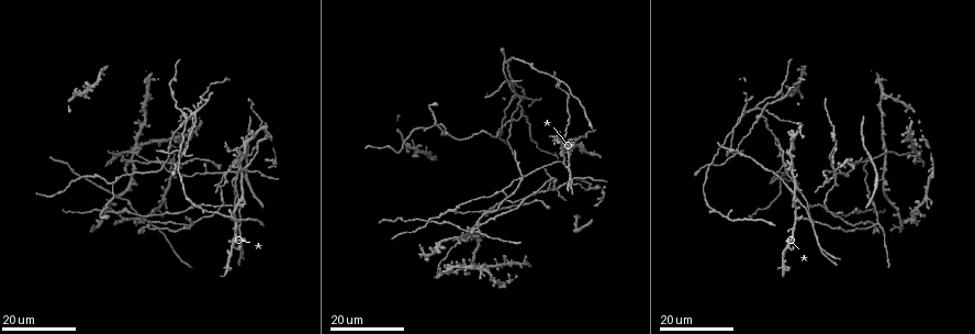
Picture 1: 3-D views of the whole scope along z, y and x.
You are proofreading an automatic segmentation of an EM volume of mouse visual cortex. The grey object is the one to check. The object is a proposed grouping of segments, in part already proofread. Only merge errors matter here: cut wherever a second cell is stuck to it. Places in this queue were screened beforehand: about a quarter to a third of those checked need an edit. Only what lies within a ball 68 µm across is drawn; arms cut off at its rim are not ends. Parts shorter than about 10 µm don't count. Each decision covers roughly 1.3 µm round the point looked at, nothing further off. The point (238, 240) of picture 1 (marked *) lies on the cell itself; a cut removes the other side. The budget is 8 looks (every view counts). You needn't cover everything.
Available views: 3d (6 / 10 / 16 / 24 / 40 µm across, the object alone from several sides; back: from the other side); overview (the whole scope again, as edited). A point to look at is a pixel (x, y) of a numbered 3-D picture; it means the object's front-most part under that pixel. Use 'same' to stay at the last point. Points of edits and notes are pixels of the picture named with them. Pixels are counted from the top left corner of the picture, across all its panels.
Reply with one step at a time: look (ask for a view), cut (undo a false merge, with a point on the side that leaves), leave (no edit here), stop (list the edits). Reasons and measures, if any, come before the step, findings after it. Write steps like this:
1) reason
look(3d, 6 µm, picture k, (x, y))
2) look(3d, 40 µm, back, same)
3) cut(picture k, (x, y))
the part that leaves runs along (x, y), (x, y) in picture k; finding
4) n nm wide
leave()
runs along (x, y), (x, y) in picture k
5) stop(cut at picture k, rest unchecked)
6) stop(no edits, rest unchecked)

two arms in line, one across
look(3d, 16 µm, picture 1, (809, 206))

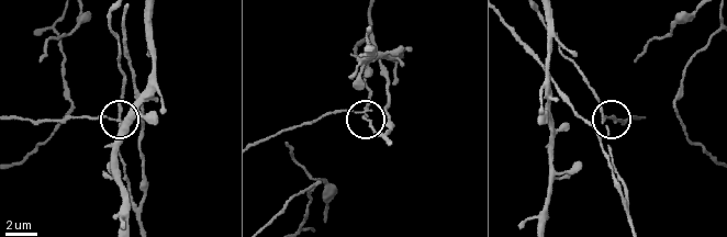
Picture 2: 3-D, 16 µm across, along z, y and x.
look(3d, 10 µm, picture 2, (113, 118))

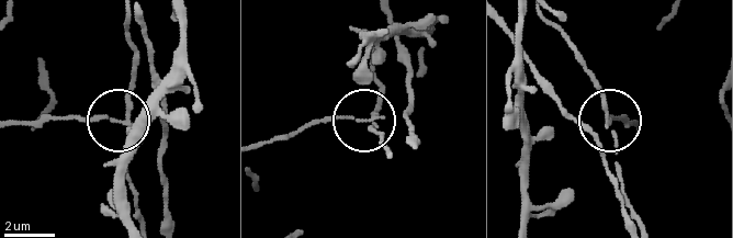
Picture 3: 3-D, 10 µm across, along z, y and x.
cut(picture 3, (88, 121))
the part that leaves runs along (123, 123), (99, 116), (18, 123) in picture 3; a second cell is stuck on

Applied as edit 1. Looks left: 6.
three-way junction
look(3d, 16 µm, picture 1, (241, 187))

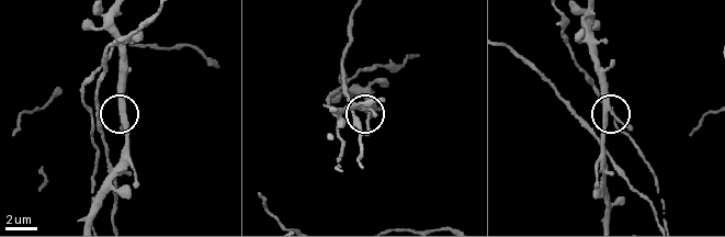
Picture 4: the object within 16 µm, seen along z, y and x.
look(3d, 10 µm, picture 4, (122, 119))

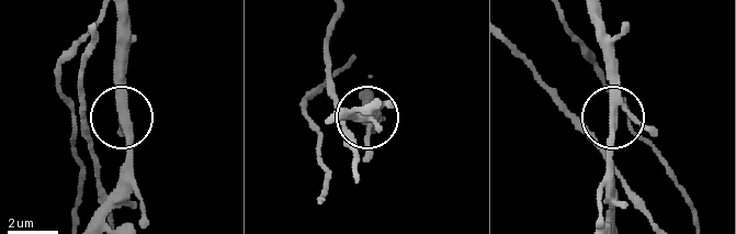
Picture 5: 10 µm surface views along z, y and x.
290 nm wide
leave()
continuous, no second cell

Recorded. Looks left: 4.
three arms meet
look(3d, 24 µm, picture 1, (777, 151))

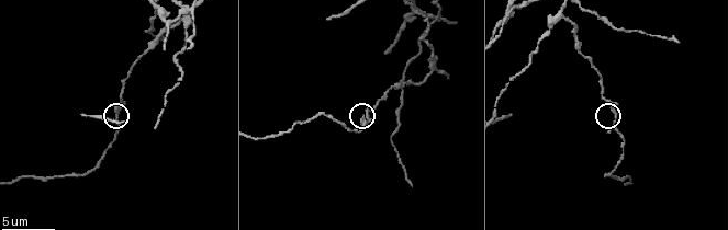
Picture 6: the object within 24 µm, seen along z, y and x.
zoom in
look(3d, 6 µm, picture 6, (614, 119))

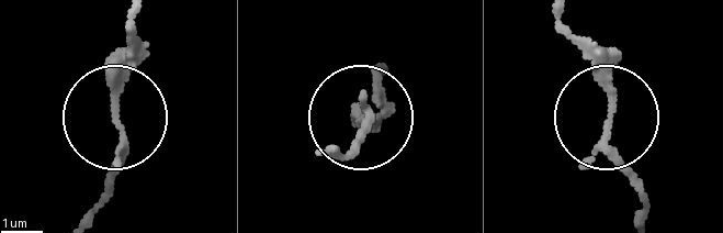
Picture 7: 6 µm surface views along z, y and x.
leave()
runs along (565, 13), (607, 108), (611, 161), (639, 199) in picture 7; all the same cell

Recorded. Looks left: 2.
looks like a crossing
look(3d, 16 µm, picture 6, (436, 18))

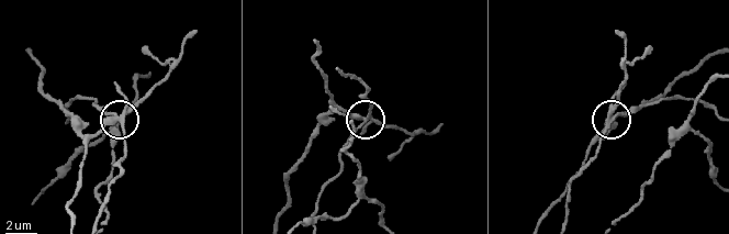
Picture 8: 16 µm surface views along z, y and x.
240 nm wide
cut(picture 8, (120, 92))
the part that leaves runs along (123, 116), (123, 158), (97, 222) in picture 8; a second cell is stuck on

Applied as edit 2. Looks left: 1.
stop(cut at picture 3, cut at picture 8, rest unchecked)

